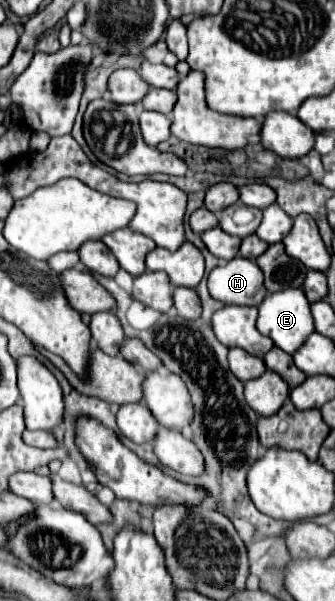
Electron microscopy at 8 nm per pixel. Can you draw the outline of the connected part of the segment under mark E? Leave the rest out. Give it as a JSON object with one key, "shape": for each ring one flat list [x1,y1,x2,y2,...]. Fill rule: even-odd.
{"shape":[[286,288,266,296,264,302,258,306,258,330,264,336,272,338,280,350,294,354,314,332,314,320,310,314,310,302,306,300,306,294,300,288]]}

